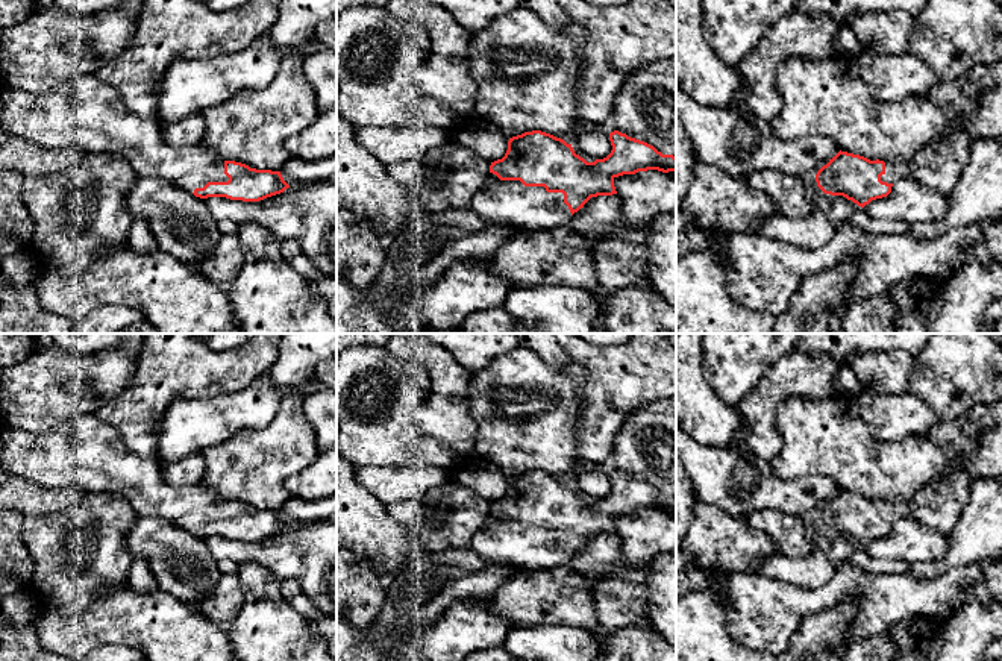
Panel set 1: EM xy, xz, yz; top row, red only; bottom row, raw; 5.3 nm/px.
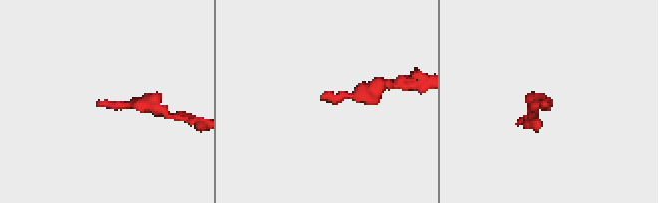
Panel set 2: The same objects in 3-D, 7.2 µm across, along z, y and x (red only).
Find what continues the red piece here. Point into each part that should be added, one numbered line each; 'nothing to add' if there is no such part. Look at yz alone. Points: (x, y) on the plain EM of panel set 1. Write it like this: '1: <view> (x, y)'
1: yz (895, 510)

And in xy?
1: xy (84, 454)

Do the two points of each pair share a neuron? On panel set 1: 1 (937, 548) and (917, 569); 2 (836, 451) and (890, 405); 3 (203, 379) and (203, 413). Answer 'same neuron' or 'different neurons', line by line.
1: different neurons
2: different neurons
3: different neurons

